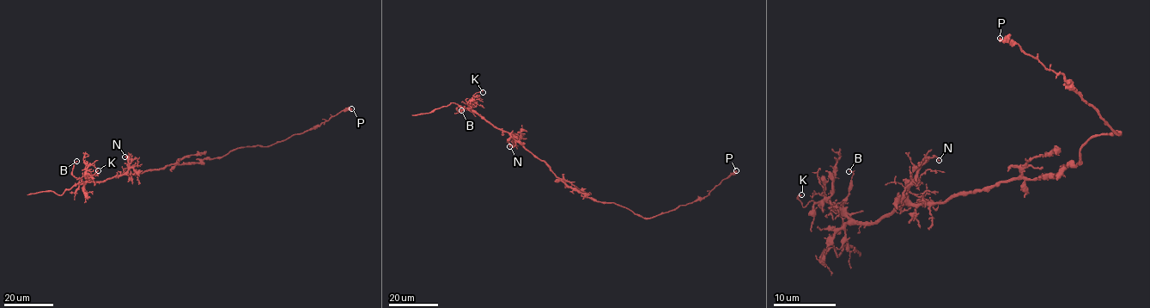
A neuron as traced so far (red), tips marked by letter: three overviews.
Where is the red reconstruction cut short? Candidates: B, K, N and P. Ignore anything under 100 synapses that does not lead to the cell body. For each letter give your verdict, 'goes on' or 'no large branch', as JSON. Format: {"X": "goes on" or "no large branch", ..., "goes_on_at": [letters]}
{"B": "no large branch", "K": "no large branch", "N": "no large branch", "P": "no large branch", "goes_on_at": []}

